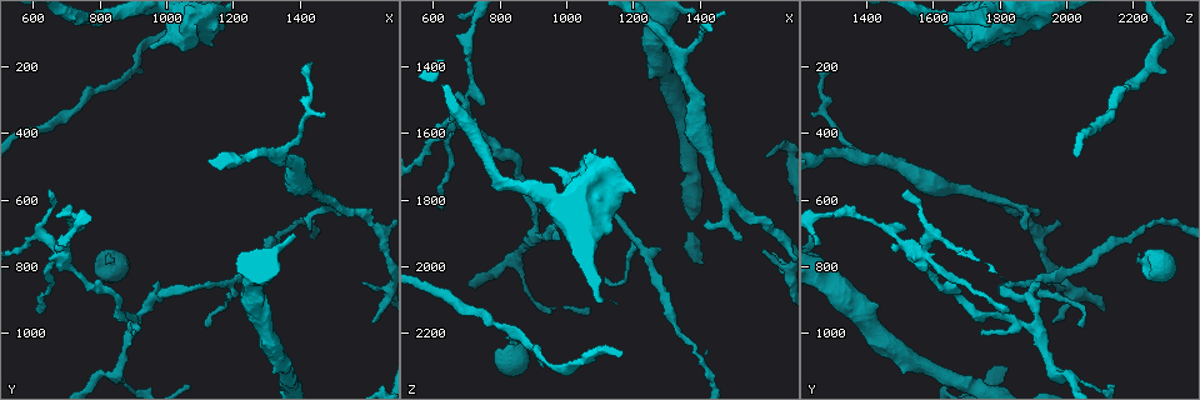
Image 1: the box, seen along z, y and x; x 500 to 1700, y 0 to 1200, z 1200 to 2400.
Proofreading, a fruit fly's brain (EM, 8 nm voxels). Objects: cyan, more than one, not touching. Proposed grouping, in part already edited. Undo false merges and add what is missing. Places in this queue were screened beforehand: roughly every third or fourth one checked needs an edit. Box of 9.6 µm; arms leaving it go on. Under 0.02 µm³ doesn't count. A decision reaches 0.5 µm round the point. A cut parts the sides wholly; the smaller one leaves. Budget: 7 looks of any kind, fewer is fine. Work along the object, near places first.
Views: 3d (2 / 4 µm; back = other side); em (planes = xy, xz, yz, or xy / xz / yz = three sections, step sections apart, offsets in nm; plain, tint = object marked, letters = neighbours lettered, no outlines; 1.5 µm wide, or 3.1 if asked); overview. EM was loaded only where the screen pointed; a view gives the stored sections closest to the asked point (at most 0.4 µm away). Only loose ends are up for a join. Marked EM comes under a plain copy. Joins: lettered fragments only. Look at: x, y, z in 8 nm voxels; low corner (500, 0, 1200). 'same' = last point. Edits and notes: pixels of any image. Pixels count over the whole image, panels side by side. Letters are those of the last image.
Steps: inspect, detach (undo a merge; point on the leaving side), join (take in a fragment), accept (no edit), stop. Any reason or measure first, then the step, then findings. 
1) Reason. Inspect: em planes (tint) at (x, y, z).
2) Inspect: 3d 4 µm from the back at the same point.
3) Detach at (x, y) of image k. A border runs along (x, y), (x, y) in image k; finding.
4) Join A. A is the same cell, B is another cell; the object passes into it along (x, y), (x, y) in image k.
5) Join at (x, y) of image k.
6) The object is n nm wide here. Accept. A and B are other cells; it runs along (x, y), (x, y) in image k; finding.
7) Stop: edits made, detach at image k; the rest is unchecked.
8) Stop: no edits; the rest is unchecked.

Abrupt turn. Inspect: em planes (tint) at (680, 770, 1560).

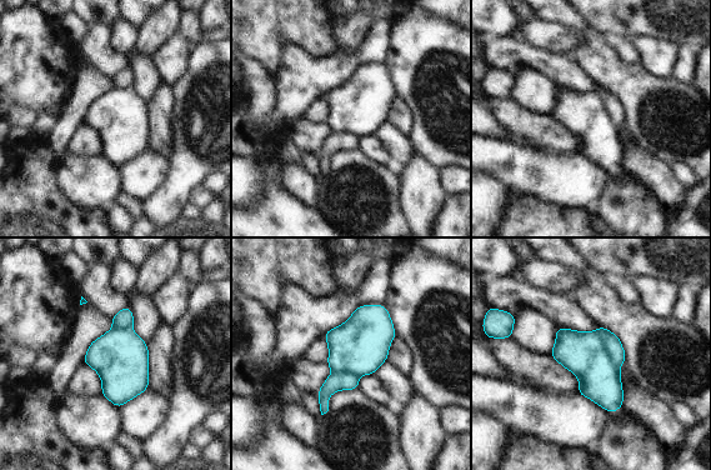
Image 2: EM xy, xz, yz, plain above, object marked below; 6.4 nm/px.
Inspect: em planes (letters) at the same point.

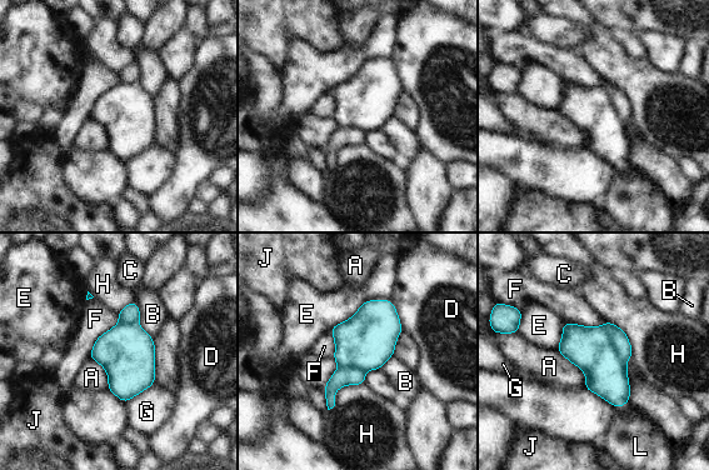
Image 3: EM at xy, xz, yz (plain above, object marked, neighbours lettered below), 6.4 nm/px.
Detach at (590, 349) of image 3. A, B, C, D, E, F, G, H, J and L are other cells; a second neuron is stuck on.

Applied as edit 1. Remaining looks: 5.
Inspect: overview.

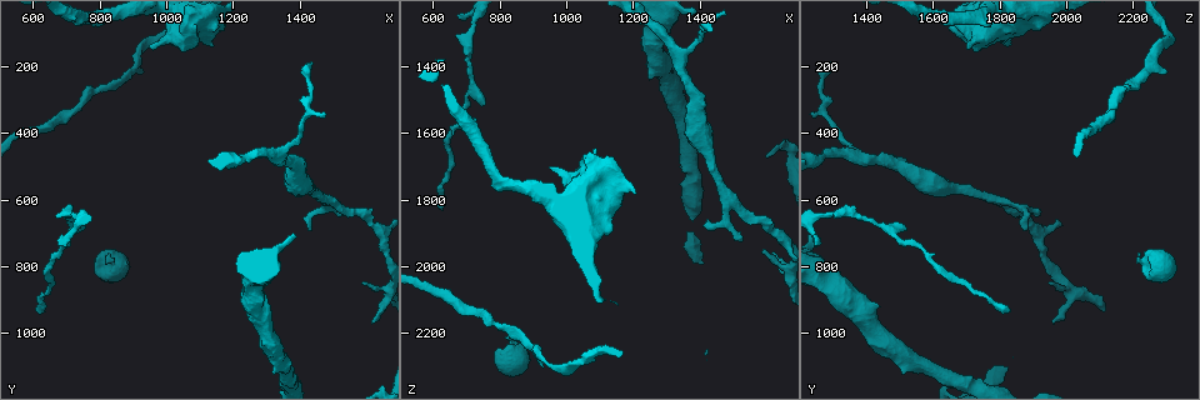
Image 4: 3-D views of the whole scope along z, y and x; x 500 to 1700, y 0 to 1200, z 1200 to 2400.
An open end. Inspect: em planes (letters) at (630, 930, 1820).

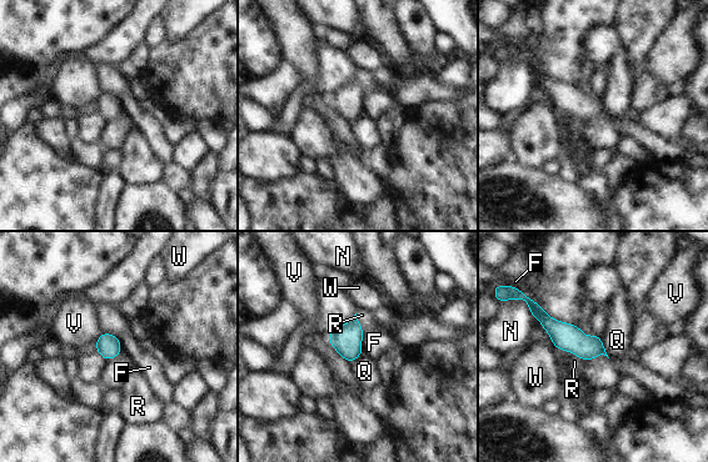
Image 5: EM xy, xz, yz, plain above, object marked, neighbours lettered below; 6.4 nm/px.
The object is 150 nm wide here. Accept. F, N, Q, R, V and W are other cells; it runs along (534, 312), (562, 335), (602, 351) in image 5; no lettered fragment goes on from it.

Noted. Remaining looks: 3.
An open end. Inspect: em planes (letters) at (1520, 640, 1920).

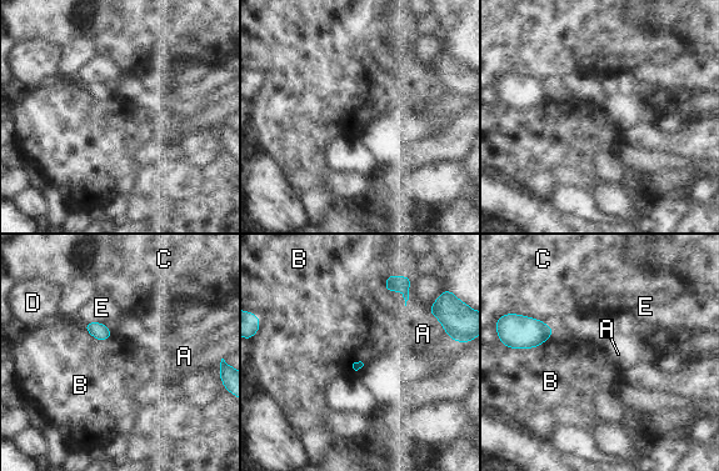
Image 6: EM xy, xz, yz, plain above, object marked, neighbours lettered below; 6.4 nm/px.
Accept. A, B, C, D and E are other cells; a border runs along (104, 322), (84, 324) in image 6; no lettered fragment goes on from it.

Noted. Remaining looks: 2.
Stop: edits made, detach at image 3; the rest is unchecked.

